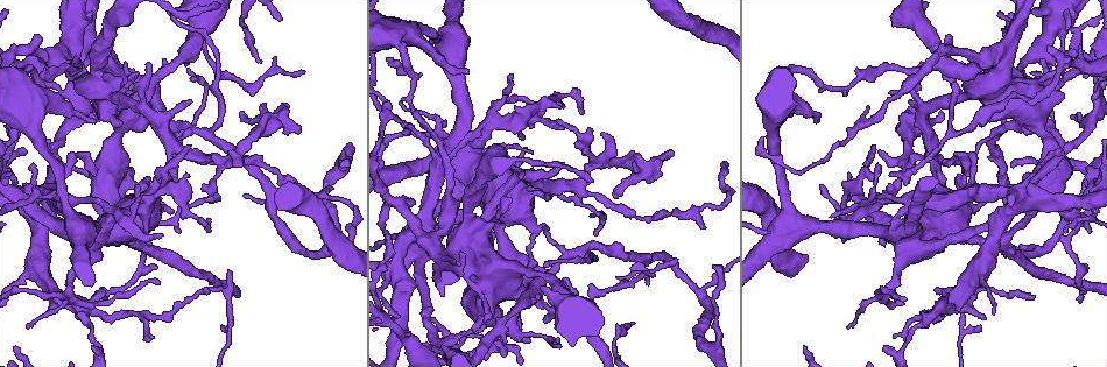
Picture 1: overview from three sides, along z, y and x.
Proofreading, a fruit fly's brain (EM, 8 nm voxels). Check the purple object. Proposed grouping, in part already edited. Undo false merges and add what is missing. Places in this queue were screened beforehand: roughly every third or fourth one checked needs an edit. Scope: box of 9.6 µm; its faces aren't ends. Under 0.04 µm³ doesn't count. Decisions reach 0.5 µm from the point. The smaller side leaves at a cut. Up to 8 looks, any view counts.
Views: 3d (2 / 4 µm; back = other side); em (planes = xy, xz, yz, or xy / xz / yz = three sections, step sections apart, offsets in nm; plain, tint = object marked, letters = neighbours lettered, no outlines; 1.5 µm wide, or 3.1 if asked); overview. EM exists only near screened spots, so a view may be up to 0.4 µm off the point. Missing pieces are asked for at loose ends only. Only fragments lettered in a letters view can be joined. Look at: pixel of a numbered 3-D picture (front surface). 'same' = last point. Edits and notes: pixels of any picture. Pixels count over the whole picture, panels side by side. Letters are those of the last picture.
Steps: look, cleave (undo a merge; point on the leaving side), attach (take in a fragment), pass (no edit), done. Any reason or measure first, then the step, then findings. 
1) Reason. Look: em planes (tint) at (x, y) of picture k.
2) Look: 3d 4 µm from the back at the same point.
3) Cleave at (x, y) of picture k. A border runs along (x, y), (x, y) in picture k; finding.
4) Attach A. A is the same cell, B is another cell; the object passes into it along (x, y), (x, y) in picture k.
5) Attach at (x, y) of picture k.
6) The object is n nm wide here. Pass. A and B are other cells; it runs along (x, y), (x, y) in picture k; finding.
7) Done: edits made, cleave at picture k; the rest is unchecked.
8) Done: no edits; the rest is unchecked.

Sharp bend. Look: em planes (tint) at (225, 292) of picture 1.

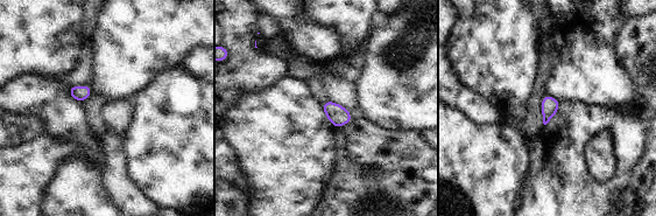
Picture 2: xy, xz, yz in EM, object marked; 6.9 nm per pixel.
Look: em planes (letters) at the same point.

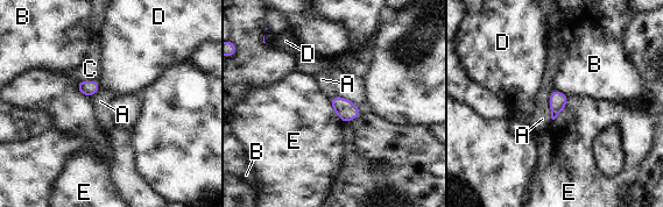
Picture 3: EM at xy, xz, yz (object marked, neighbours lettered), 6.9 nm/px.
The object is 130 nm wide here. Pass. A, B, C, D and E are other cells; a border runs along (329, 99), (336, 115), (344, 123) in picture 3; all the same cell.

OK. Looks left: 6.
Closes a loop. Look: em planes (tint) at (415, 109) of picture 1.

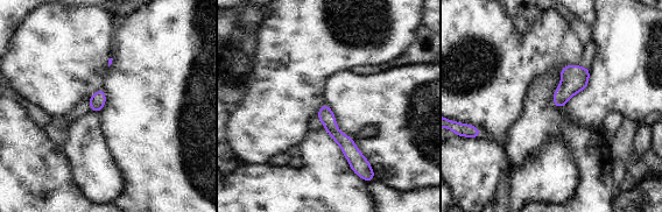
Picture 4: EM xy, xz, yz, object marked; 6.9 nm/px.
Look: em planes (letters) at the same point.

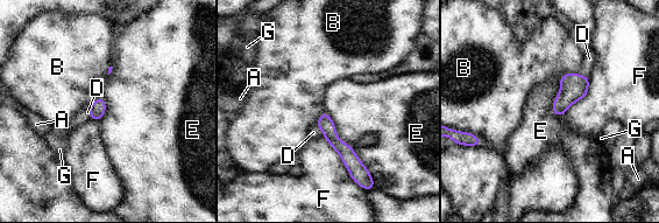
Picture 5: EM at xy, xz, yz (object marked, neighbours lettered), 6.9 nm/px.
The object is 110 nm wide here. Pass. A, B, D, E, F and G are other cells; a border runs along (324, 111), (373, 178) in picture 5; all the same cell.

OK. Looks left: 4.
Look: em xz step 4 (tint) at (910, 161) of picture 1.

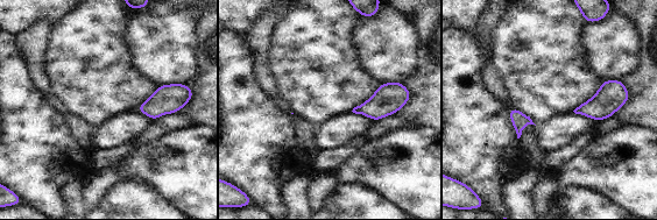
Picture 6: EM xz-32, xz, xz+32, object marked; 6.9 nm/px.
Cut it another way. Look: em planes (letters) at the same point.

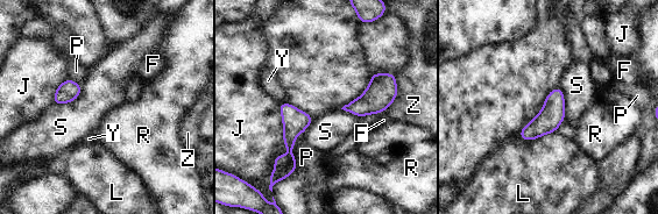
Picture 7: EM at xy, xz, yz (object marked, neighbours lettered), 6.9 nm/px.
Pass. F, J, L, P, R, S, Y and Z are other cells; a border runs along (82, 84), (77, 98), (52, 104) in picture 7; one cell here.

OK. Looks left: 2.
Done: no edits; the rest is unchecked.

